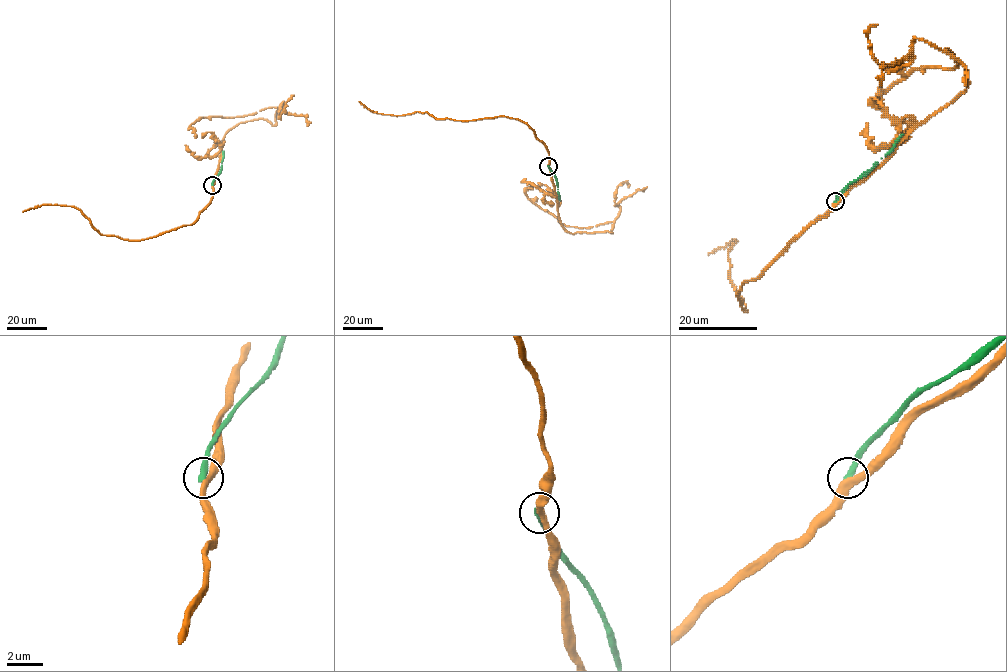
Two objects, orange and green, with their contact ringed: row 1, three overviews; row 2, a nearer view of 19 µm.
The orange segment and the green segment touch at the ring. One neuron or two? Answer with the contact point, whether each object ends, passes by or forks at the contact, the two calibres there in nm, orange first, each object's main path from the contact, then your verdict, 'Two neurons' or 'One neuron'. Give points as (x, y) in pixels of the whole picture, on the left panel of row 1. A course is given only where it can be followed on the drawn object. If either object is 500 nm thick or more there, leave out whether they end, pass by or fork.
Place: (212, 185). At the ring orange passes by. At the ring green ends. Thickness 360 nm (orange) against 360 nm. Course of orange: (212, 185), (224, 135), (247, 121), (260, 119), (274, 125), (278, 109), (202, 117), (189, 128), (195, 138). Course of green: (212, 185), (221, 168), (223, 151). Two neurons

